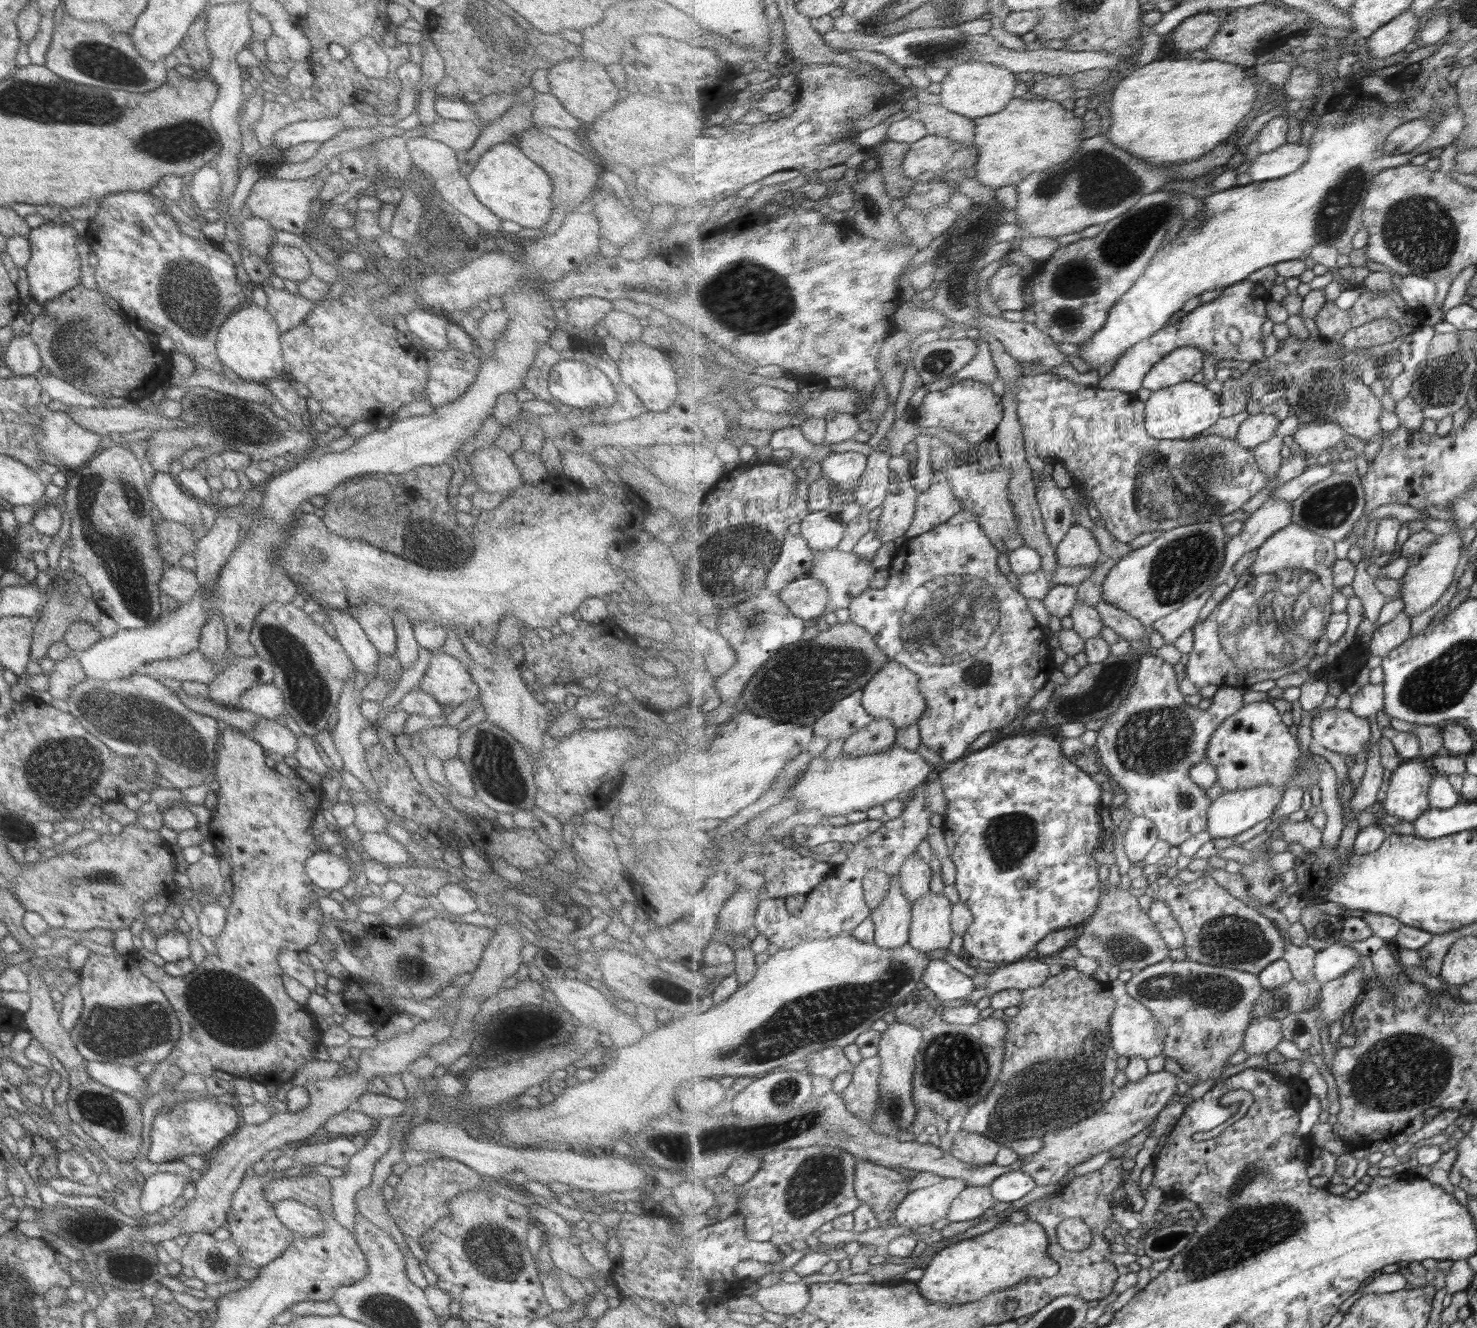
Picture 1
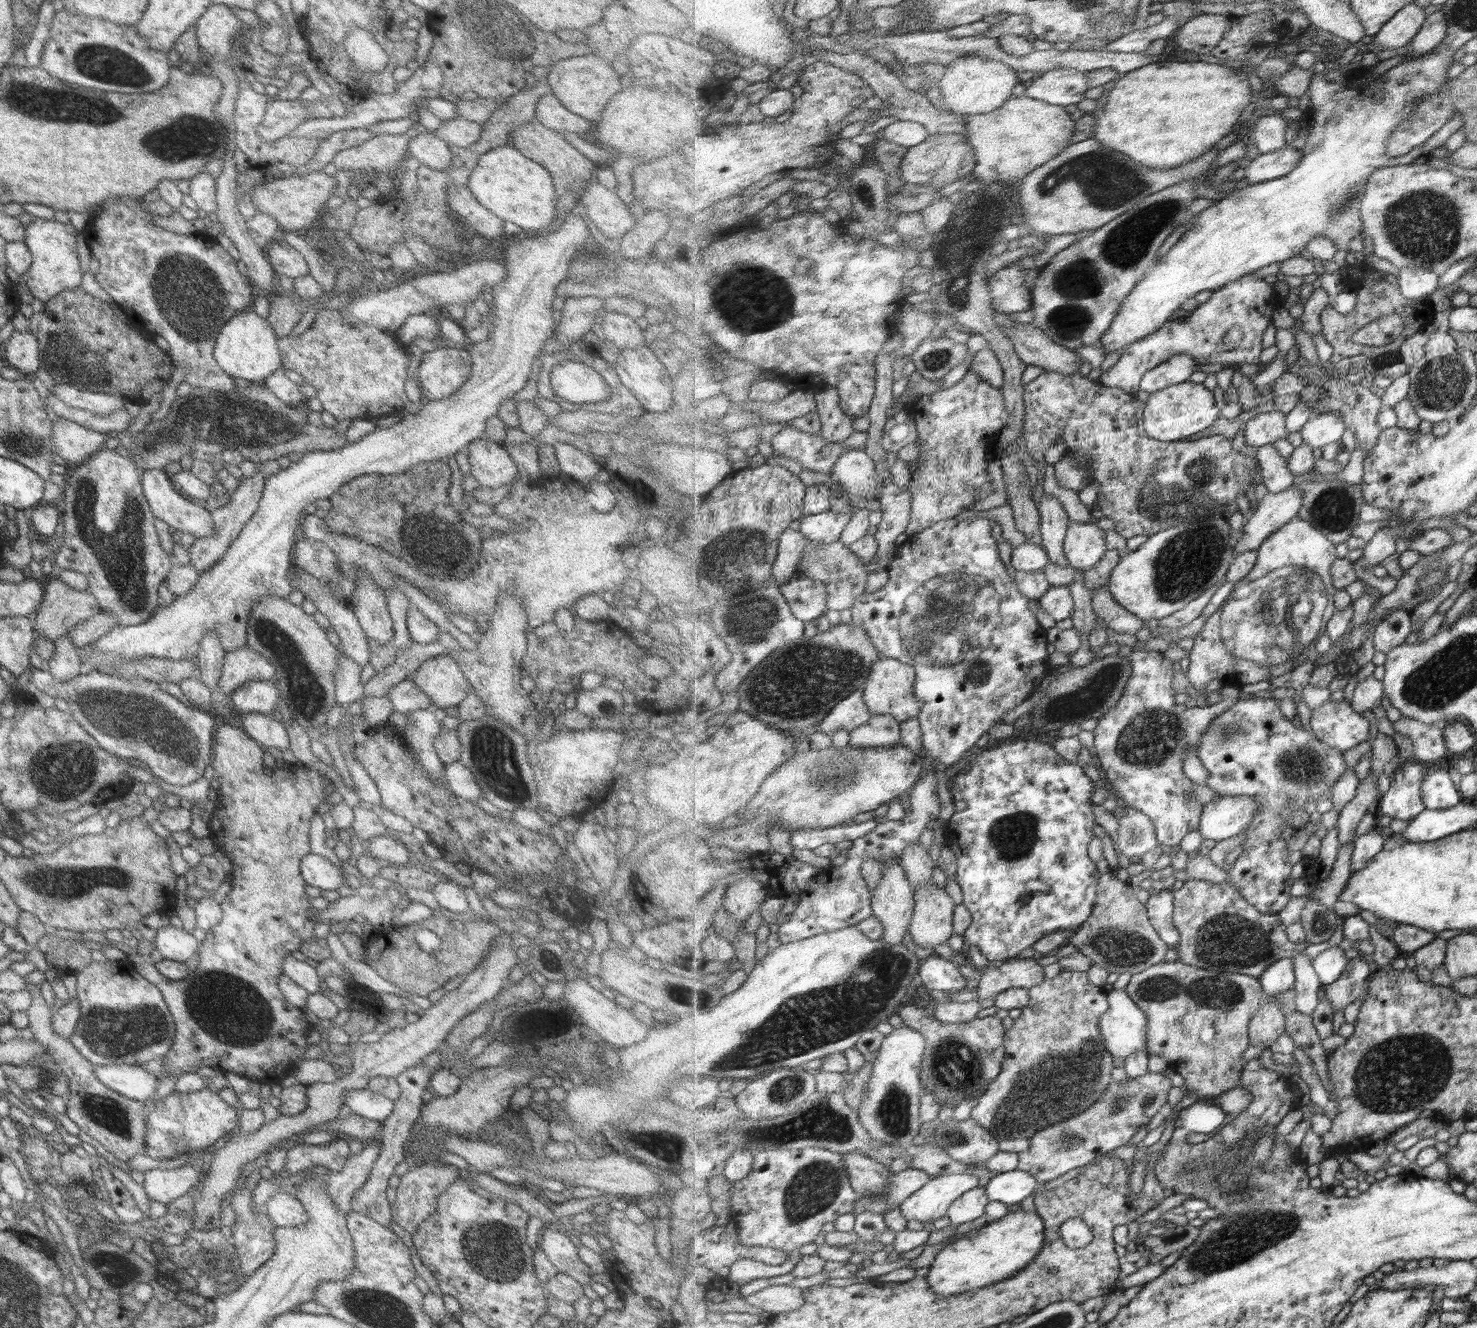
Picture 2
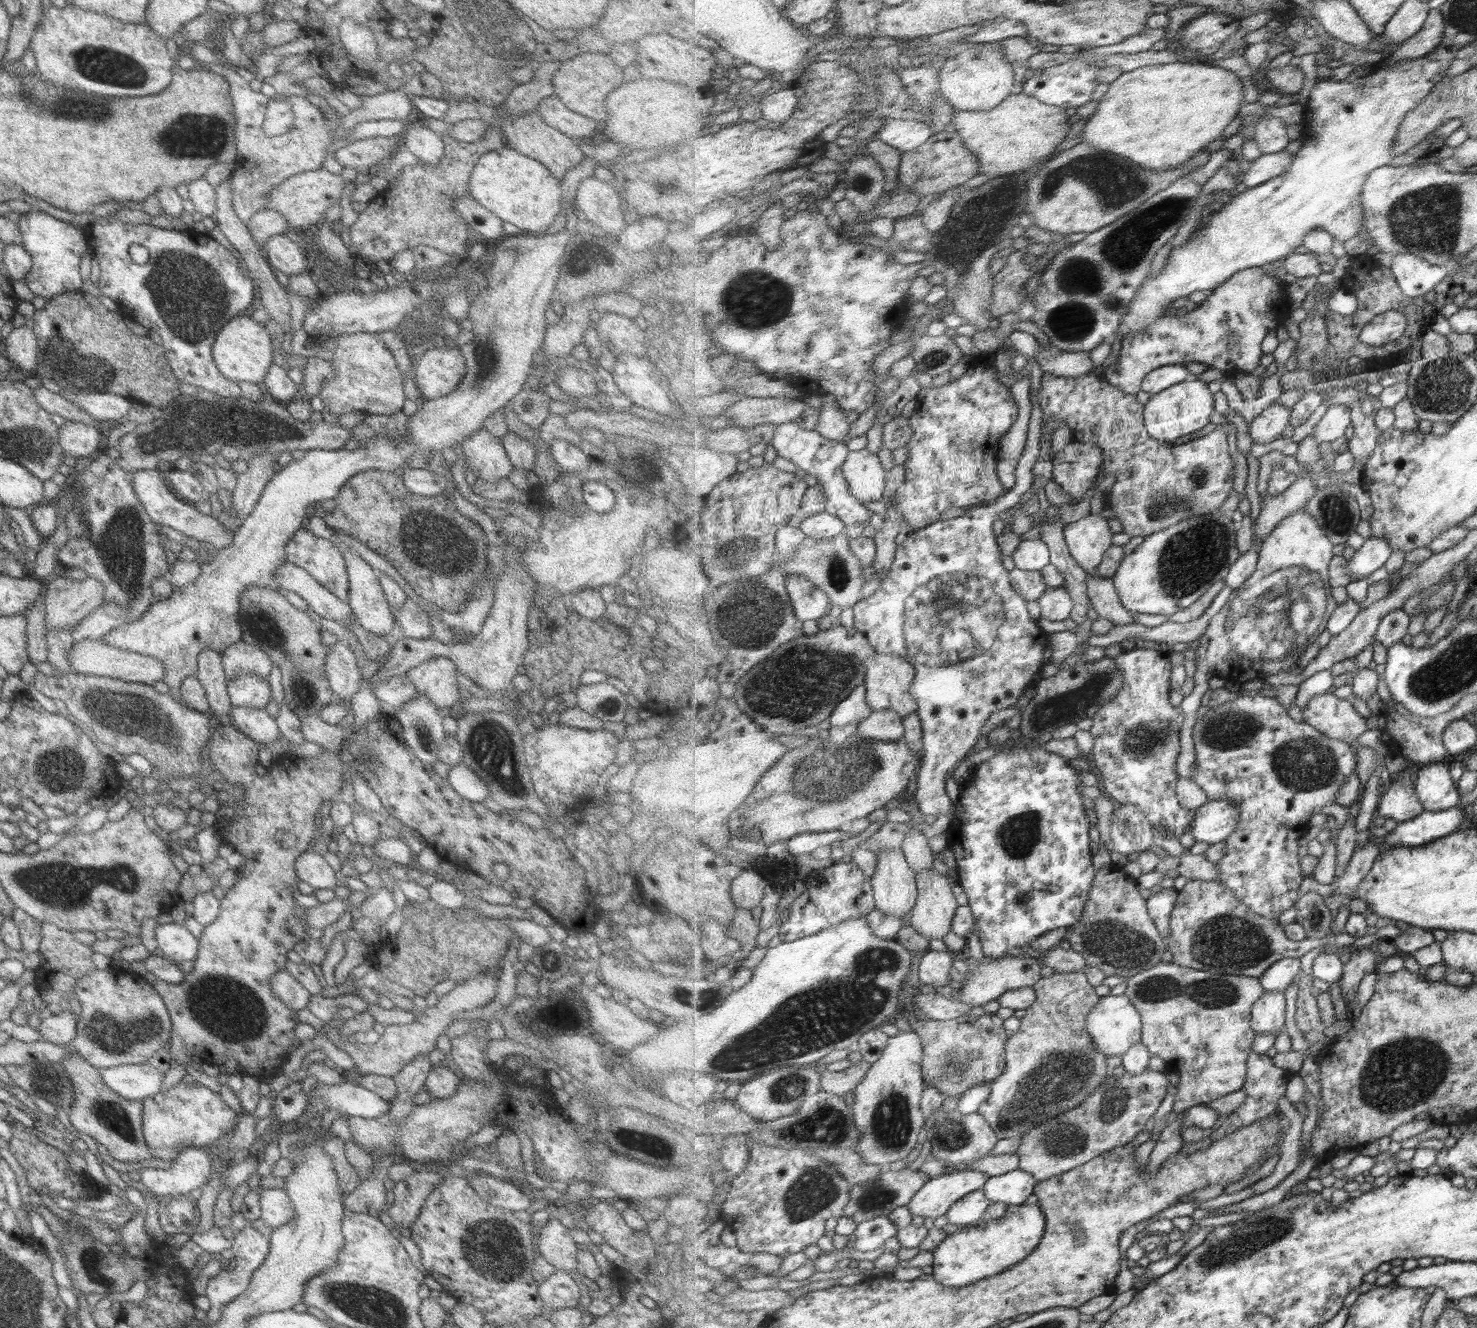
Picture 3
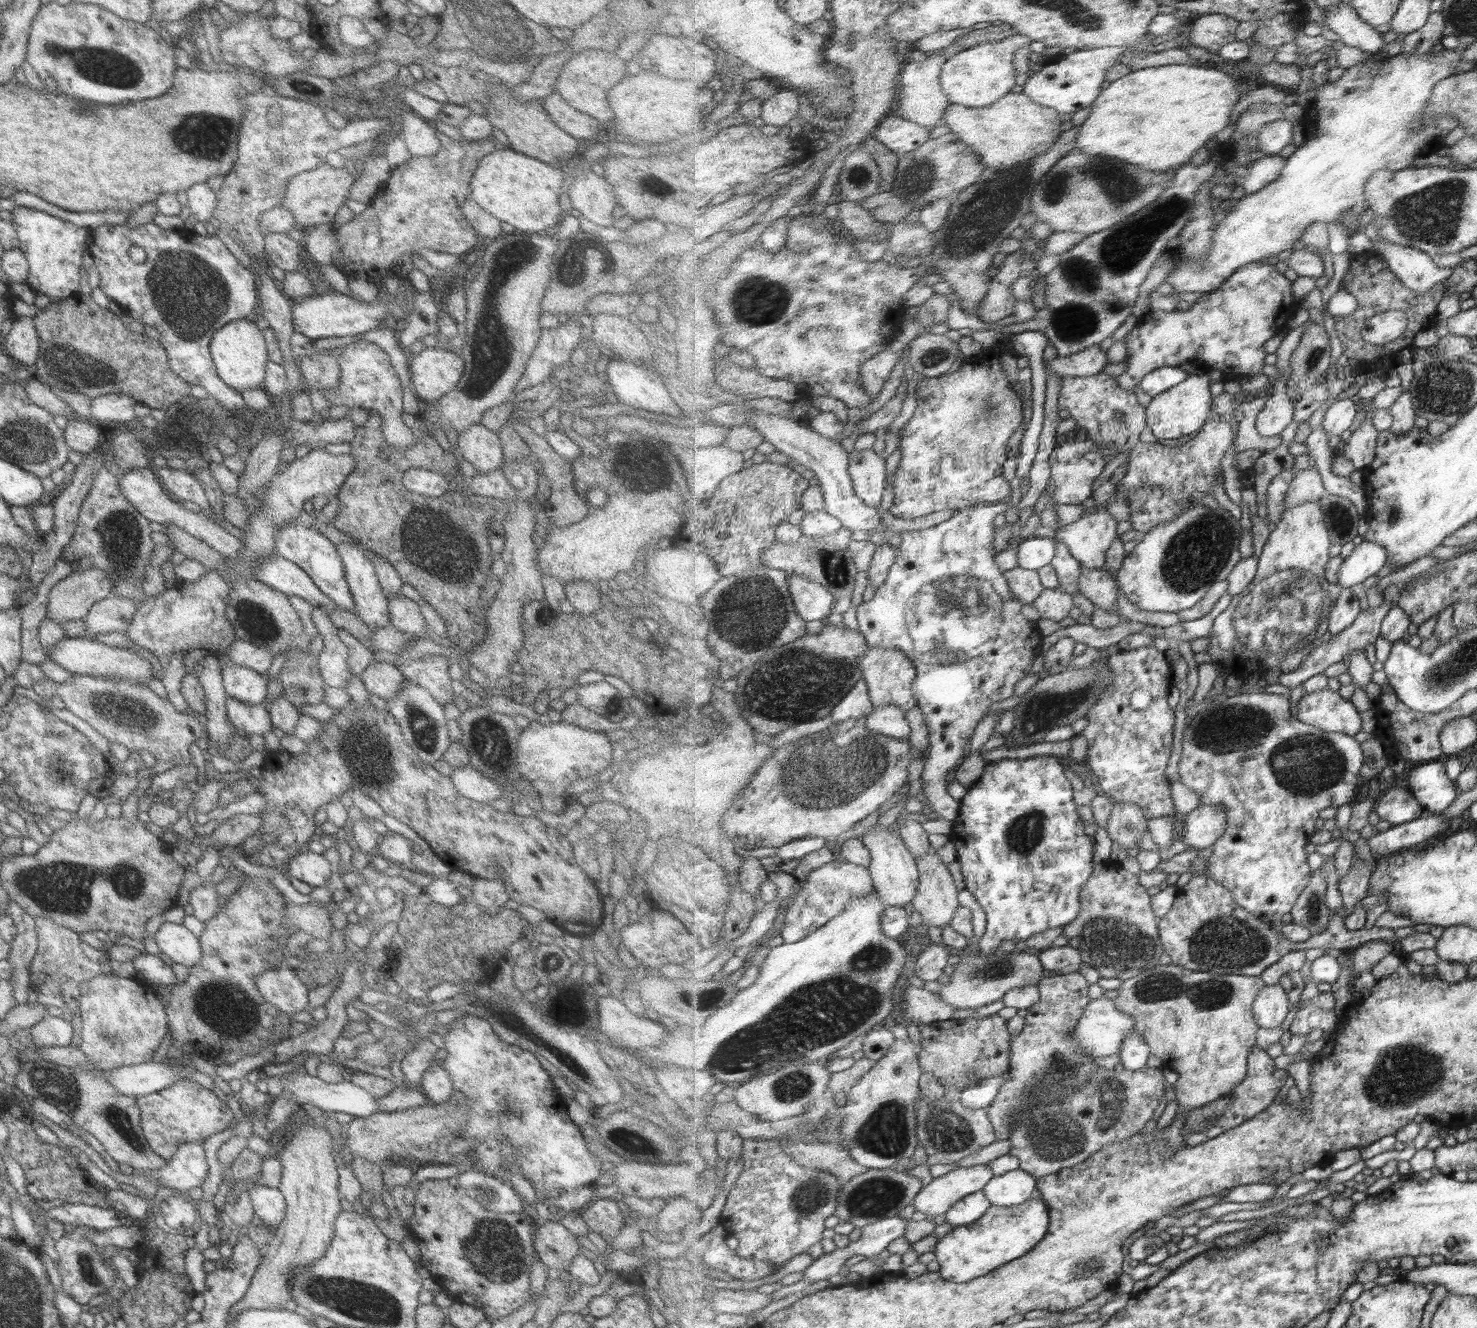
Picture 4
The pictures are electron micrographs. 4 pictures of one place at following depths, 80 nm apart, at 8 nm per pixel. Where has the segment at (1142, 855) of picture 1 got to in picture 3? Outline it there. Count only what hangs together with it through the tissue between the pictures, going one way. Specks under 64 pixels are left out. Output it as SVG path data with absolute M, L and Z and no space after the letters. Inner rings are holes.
M1123 804L1114 810L1110 836L1113 849L1121 854L1149 851L1155 842L1154 827L1139 806Z

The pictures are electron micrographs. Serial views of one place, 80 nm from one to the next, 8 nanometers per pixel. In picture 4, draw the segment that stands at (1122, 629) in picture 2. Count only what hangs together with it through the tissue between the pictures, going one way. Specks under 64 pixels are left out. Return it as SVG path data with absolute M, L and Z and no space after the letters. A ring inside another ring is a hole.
M1082 566L1080 592L1099 608L1119 613L1119 588L1111 573Z

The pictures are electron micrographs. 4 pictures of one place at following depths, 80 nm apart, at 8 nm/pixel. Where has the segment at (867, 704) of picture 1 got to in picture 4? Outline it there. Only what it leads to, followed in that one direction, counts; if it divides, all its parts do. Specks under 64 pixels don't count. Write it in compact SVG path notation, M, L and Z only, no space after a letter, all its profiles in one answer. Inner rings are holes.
M870 646L867 654L860 656L863 679L867 682L874 709L897 706L906 714L918 706L913 693L914 682L918 679L918 670L914 662L898 648L875 648Z

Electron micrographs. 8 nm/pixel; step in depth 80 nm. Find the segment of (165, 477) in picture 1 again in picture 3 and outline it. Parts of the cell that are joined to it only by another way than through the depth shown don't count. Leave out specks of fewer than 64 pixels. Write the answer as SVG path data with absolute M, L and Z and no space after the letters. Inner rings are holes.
M157 469L136 470L132 473L131 490L137 497L146 515L155 523L167 528L173 528L188 538L199 543L209 543L218 551L230 543L232 535L223 530L223 527L208 515L207 511L198 511L192 504L184 502L178 497L165 481L164 475Z

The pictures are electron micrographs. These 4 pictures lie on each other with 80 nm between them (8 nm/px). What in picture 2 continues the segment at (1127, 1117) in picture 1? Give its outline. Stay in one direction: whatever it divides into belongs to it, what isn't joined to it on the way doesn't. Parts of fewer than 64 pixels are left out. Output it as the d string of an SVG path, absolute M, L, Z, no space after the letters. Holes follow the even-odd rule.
M1148 1072L1139 1078L1127 1078L1120 1083L1112 1082L1099 1102L1067 1120L1036 1132L1029 1150L1019 1153L1018 1170L1026 1171L1039 1180L1040 1184L1051 1182L1074 1168L1087 1167L1097 1156L1111 1153L1125 1146L1131 1138L1143 1130L1169 1100L1173 1082L1165 1074Z

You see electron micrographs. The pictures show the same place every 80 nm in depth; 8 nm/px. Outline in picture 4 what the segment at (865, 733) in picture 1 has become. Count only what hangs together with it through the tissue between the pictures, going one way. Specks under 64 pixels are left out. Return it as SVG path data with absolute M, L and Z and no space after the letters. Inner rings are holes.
M897 706L875 709L866 720L865 726L871 732L905 741L911 738L911 730L913 730L911 723L902 709Z

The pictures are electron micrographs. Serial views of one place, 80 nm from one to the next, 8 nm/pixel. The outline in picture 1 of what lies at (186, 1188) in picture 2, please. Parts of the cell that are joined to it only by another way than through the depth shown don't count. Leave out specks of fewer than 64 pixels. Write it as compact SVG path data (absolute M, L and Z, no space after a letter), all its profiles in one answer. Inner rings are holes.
M167 1172L145 1175L138 1198L139 1207L147 1215L157 1213L161 1208L171 1208L173 1202L181 1196L185 1184L190 1183L188 1175Z

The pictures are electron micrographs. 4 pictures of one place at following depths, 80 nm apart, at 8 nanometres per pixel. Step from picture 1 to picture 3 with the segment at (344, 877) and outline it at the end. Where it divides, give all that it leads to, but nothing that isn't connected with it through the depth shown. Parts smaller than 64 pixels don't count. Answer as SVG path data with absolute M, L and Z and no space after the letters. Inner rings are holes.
M308 849L296 858L294 871L299 882L305 882L315 890L334 889L338 882L323 856L313 850Z

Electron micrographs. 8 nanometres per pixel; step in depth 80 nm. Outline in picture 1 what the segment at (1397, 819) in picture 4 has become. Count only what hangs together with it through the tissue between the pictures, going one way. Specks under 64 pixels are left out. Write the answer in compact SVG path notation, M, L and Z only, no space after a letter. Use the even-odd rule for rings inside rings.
M1404 760L1391 772L1388 795L1381 802L1385 814L1397 817L1399 821L1415 823L1427 810L1431 809L1430 788L1434 780L1433 768L1423 760Z

